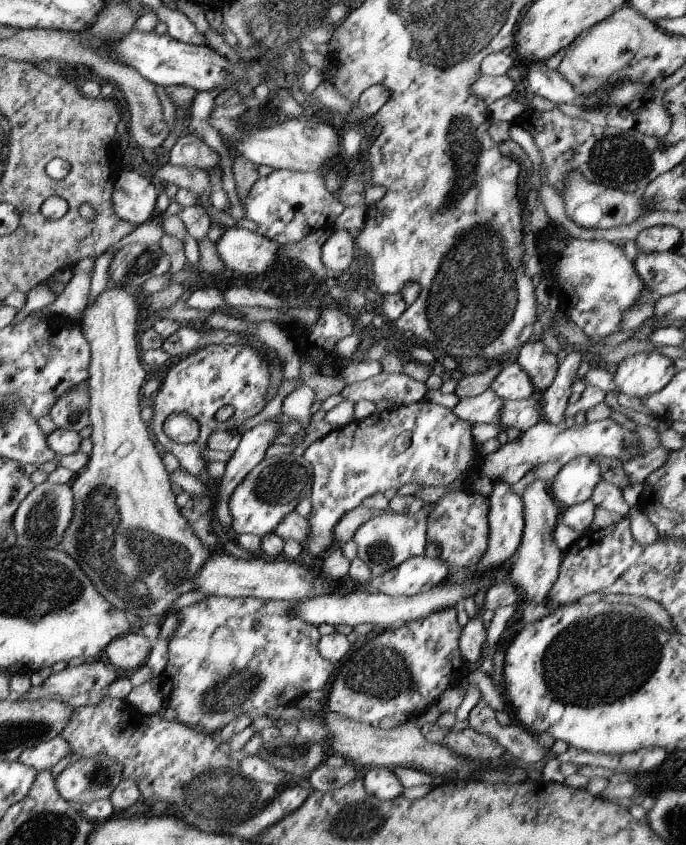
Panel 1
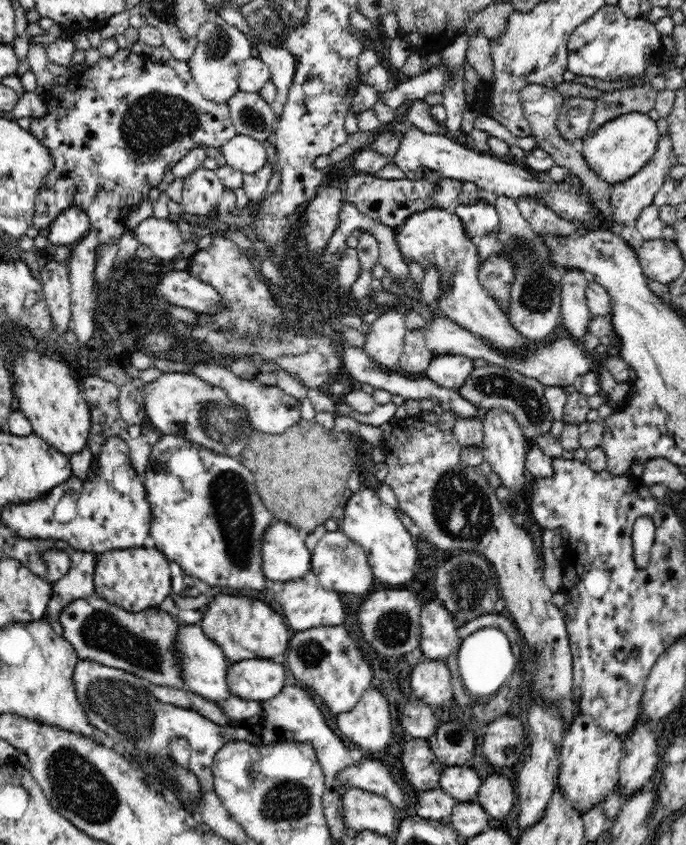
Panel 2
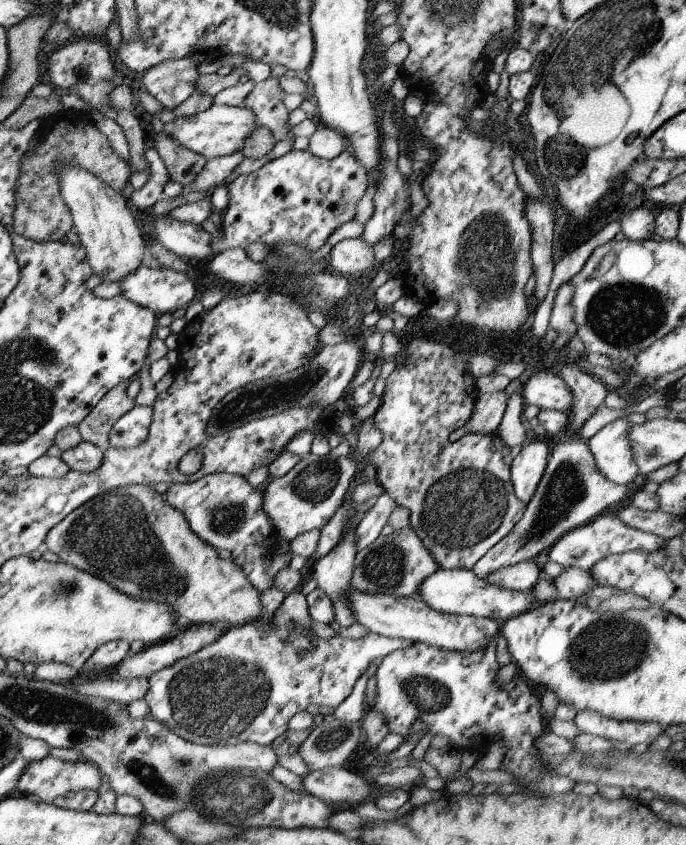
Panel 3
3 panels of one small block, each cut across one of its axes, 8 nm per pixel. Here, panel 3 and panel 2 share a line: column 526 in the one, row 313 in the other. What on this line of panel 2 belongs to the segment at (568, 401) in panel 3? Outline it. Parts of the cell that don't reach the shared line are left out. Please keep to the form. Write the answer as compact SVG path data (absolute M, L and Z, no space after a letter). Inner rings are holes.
M388 308L370 326L370 334L366 336L366 354L372 356L372 362L388 374L400 372L400 356L408 334L404 322L406 314L396 308Z

